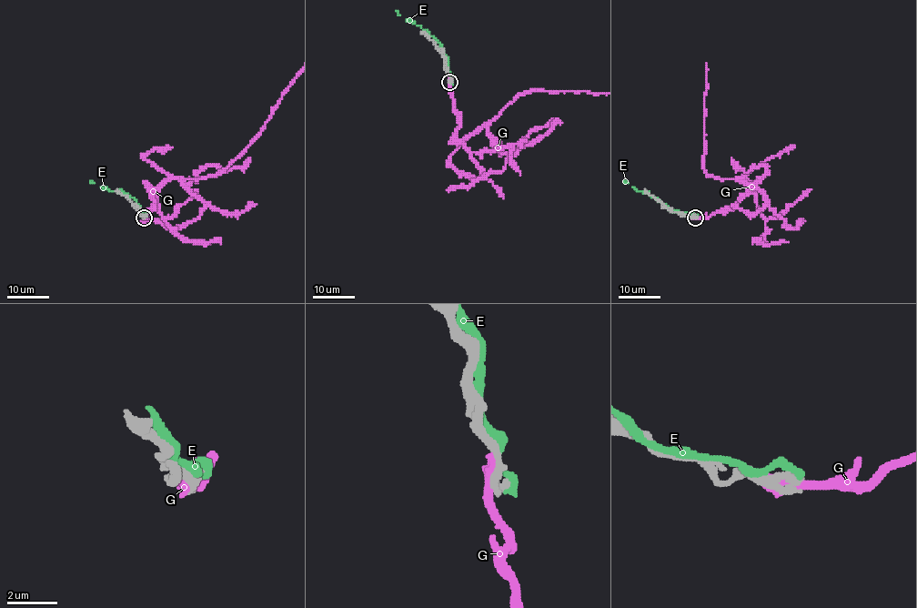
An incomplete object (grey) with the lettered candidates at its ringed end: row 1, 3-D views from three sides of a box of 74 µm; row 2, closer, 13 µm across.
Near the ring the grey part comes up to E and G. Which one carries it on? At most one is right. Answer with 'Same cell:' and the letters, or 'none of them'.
Same cell: none of them

